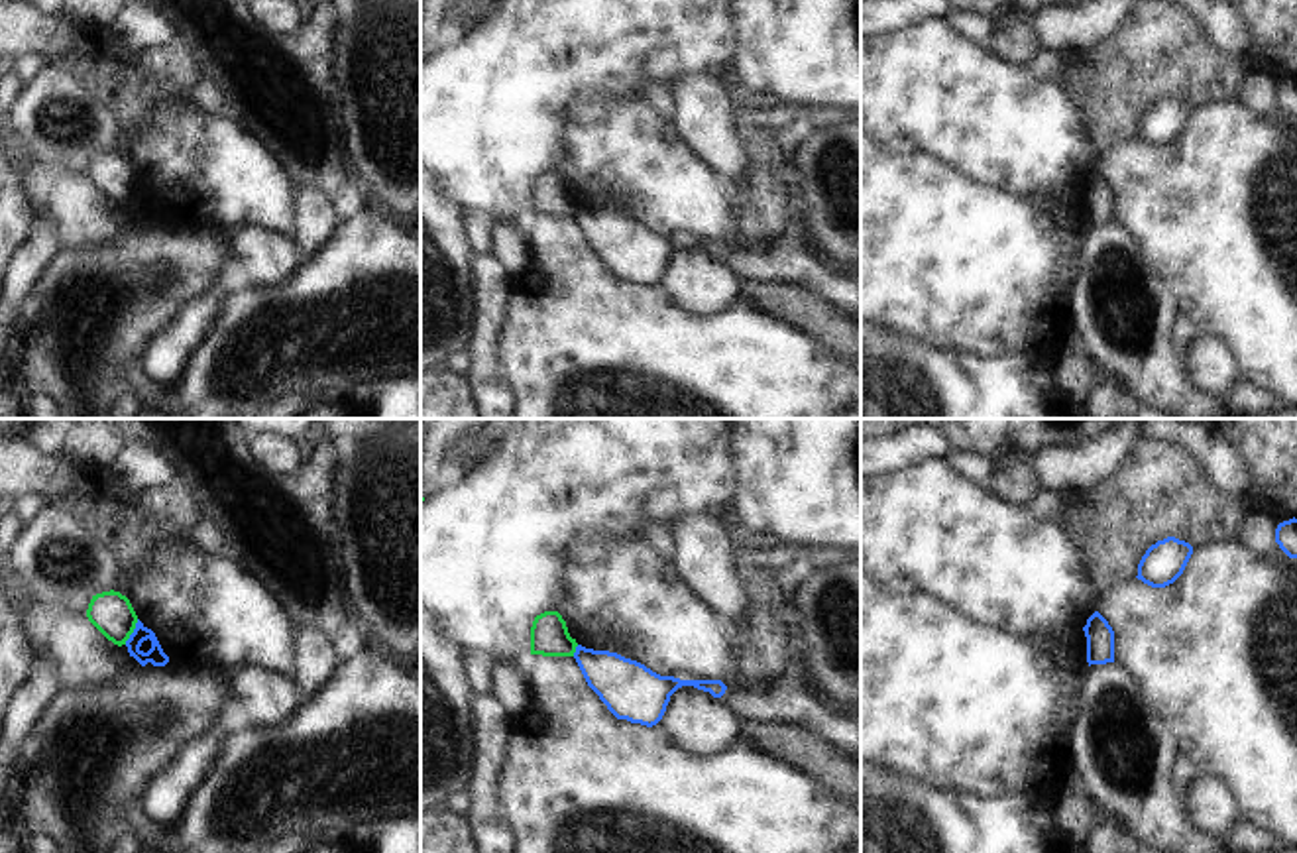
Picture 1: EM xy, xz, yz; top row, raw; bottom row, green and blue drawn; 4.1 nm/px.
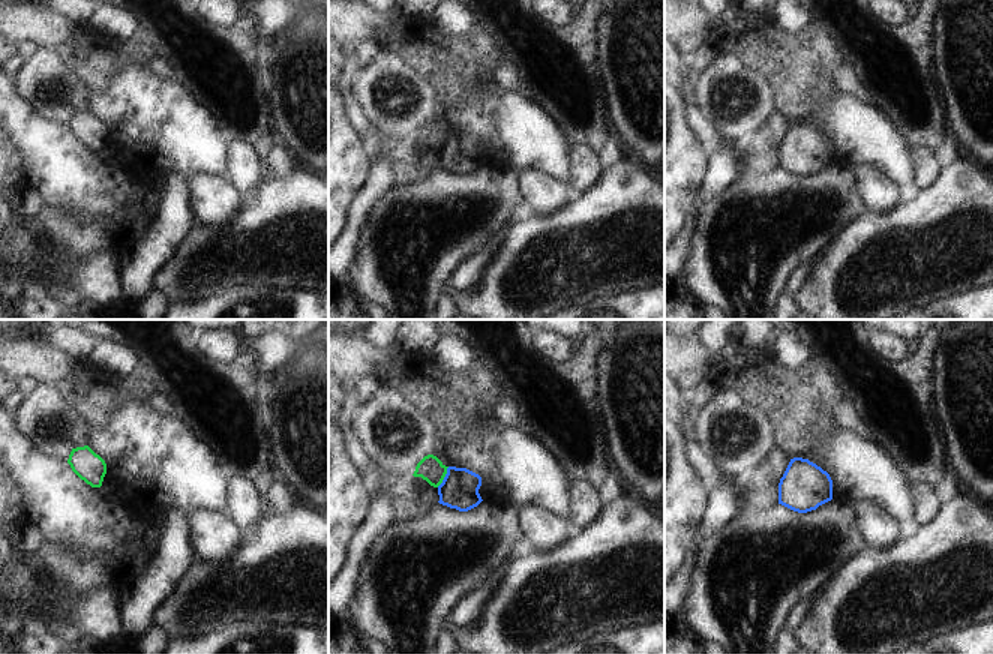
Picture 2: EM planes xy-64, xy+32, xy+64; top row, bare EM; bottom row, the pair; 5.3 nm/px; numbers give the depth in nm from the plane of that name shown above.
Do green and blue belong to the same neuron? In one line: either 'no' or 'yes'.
no

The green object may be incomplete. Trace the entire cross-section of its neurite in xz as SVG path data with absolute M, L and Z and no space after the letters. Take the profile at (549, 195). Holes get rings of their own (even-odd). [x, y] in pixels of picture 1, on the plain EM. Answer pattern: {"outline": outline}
{"outline": "M544 171L531 187L531 214L574 216L576 199L570 197L566 181L558 171Z"}

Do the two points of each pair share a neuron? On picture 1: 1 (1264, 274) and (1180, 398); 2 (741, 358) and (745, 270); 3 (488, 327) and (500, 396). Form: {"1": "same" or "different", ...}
{"1": "different", "2": "different", "3": "same"}

